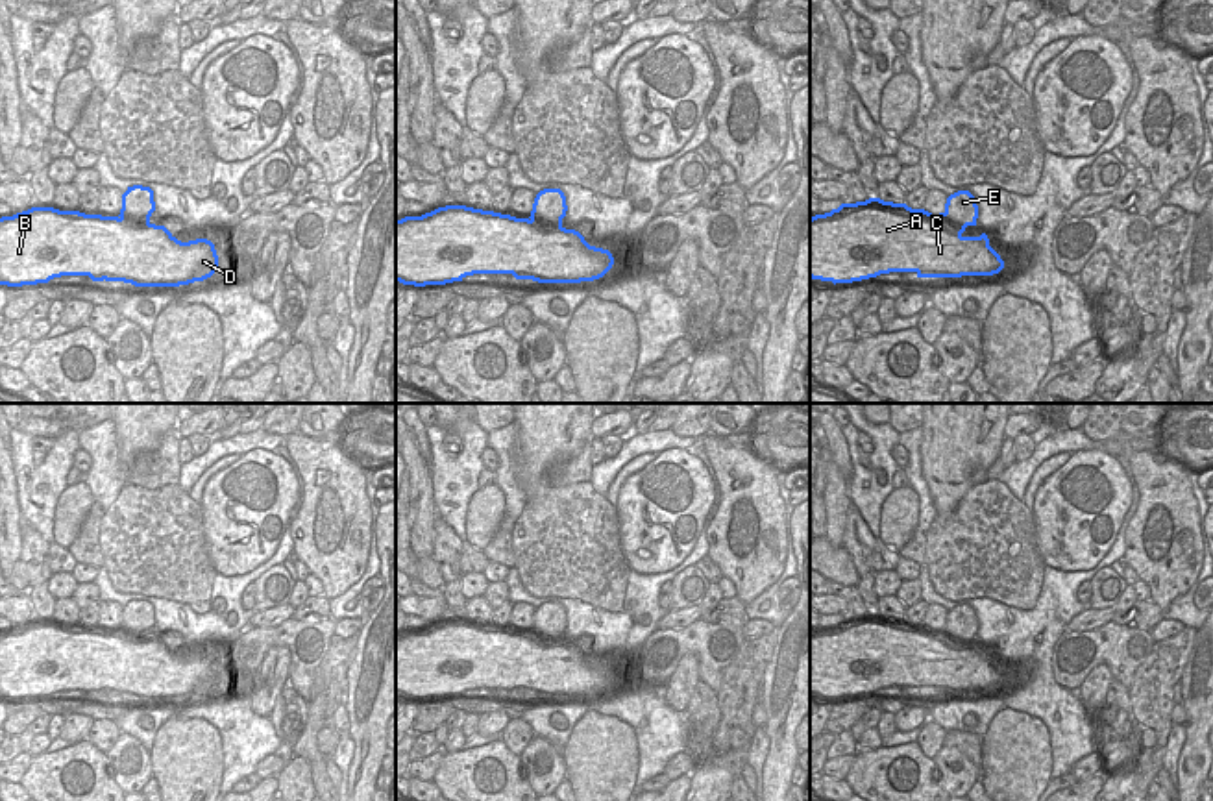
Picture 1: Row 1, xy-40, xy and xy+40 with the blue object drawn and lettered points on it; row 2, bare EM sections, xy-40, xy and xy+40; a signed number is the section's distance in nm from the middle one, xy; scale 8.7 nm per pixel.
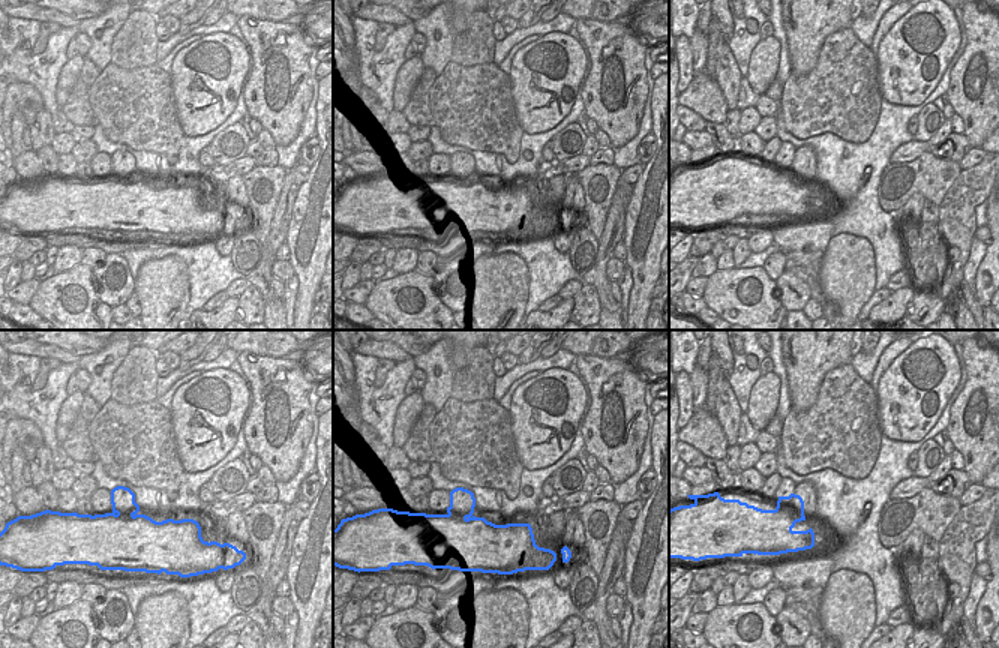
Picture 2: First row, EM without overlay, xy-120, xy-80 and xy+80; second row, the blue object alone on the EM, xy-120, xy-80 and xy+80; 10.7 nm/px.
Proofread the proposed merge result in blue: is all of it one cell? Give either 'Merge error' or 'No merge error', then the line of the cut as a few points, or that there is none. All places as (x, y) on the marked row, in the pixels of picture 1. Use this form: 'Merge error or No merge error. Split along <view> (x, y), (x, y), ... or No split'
Merge error. Split along xy (535, 200), (539, 215), (561, 219).

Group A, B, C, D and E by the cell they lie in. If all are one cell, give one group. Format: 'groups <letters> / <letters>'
groups A B C D / E

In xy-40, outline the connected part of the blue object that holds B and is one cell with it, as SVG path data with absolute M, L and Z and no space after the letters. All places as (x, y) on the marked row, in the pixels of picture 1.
M31 207L0 218L0 285L48 283L61 276L179 287L218 270L207 239L178 240L146 216L102 216Z

